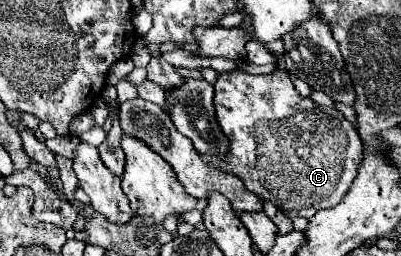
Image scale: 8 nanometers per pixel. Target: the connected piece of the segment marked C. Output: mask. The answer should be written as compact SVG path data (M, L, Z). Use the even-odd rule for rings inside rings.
M275 68L271 74L245 74L241 70L225 72L215 82L215 116L223 134L229 140L229 148L225 158L217 154L201 154L207 166L217 170L235 174L243 180L245 188L259 198L271 200L279 212L289 218L313 218L319 210L333 208L341 202L341 198L351 188L357 168L363 160L363 142L351 122L339 112L325 106L315 104L311 98L299 96L289 74L283 68Z

